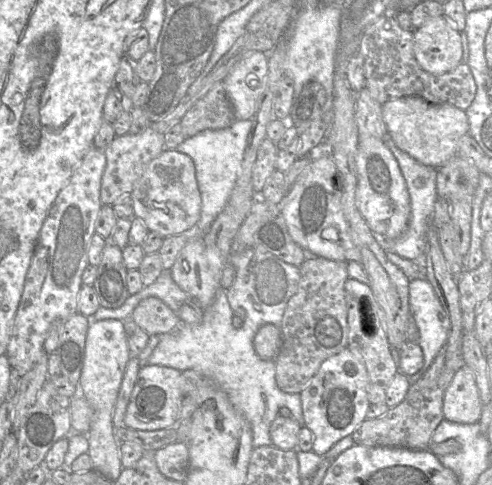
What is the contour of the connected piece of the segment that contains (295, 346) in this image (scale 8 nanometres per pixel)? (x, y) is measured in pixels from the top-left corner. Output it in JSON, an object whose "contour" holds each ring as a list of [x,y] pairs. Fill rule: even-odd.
{"contour":[[[307,256],[299,267],[296,293],[289,299],[279,328],[282,346],[275,359],[277,387],[289,394],[300,394],[329,357],[347,347],[348,325],[344,284],[349,278],[346,261]]]}

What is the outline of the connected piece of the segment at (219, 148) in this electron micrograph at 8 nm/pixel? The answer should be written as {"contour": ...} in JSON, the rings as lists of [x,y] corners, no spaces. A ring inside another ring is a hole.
{"contour":[[[235,120],[228,128],[205,130],[186,138],[175,150],[188,155],[194,162],[195,175],[201,195],[201,215],[196,225],[182,234],[187,239],[202,236],[226,206],[240,174],[252,120]]]}

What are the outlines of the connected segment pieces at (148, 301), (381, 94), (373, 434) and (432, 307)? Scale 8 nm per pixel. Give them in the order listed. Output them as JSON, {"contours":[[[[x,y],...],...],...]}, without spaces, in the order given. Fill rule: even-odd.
{"contours":[[[[153,296],[141,300],[130,318],[149,336],[173,331],[182,323],[176,312]]],[[[385,13],[379,16],[361,36],[365,87],[371,96],[381,105],[403,96],[419,96],[433,104],[451,104],[465,111],[476,95],[476,83],[467,63],[460,63],[453,70],[439,75],[426,72],[414,57],[413,31],[402,29],[394,15]]],[[[445,366],[440,376],[430,387],[414,393],[407,393],[400,404],[389,408],[386,414],[381,417],[365,419],[351,434],[354,445],[425,450],[431,443],[431,436],[435,429],[444,419],[443,397],[455,372]]],[[[426,278],[409,281],[409,308],[422,349],[424,362],[420,374],[426,372],[435,357],[446,346],[450,322],[439,299]]]]}

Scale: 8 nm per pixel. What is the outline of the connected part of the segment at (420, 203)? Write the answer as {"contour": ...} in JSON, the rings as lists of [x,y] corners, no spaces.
{"contour":[[[386,131],[383,142],[394,155],[400,171],[405,179],[410,197],[410,216],[407,228],[398,238],[386,239],[379,238],[377,236],[377,240],[386,253],[395,253],[398,256],[408,260],[422,260],[426,254],[426,235],[431,227],[432,216],[434,214],[434,205],[438,198],[436,191],[437,168],[423,165],[404,151],[400,150],[393,142],[388,131]]]}

